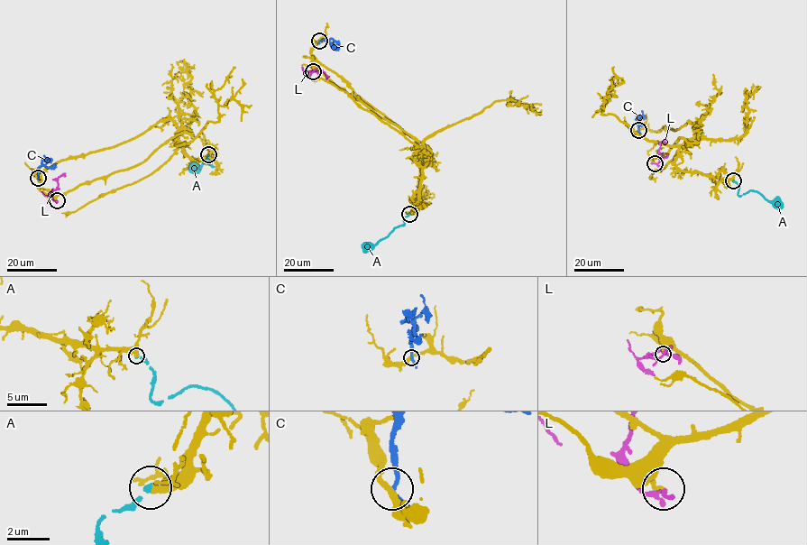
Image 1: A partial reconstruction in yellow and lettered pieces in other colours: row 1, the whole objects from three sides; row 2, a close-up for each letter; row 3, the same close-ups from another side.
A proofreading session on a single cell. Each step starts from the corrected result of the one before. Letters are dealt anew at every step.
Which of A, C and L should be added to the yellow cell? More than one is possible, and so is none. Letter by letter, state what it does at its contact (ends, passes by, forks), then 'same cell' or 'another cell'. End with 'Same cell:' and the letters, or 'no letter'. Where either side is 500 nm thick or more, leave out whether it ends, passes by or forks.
A: it ends | same cell
C: it passes by | another cell
L: it passes by | another cell
Same cell: A

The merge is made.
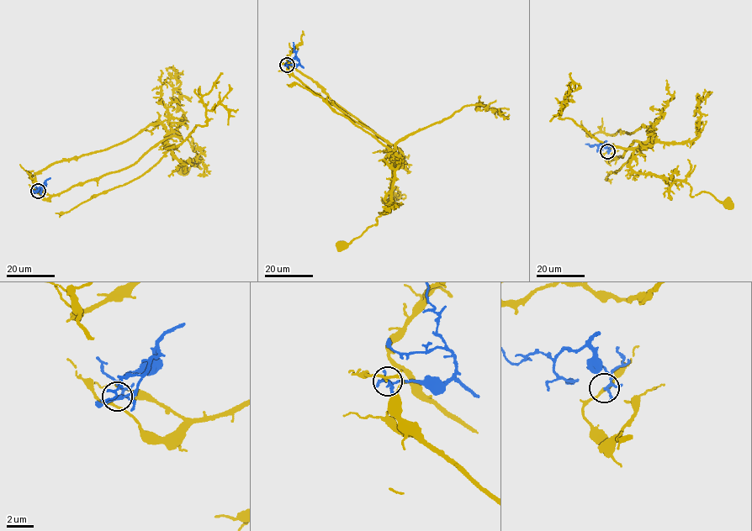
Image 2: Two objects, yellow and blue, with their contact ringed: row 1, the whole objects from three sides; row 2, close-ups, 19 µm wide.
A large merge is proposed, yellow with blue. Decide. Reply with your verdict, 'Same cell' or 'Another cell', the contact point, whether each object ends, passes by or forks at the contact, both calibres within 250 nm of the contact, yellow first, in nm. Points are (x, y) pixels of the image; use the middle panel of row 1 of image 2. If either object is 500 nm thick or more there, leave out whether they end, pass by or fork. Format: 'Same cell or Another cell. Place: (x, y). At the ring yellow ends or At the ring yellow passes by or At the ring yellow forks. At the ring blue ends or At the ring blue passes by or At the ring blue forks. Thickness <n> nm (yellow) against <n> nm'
Another cell. Place: (287, 65). At the ring yellow passes by. At the ring blue forks. Thickness 130 nm (yellow) against 120 nm

